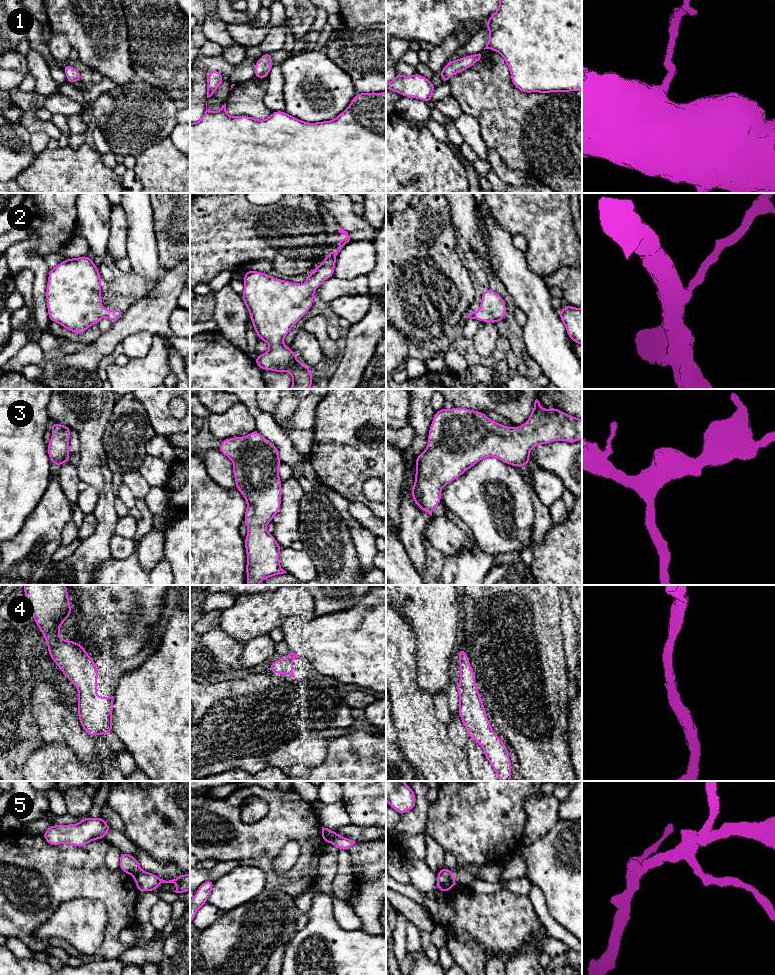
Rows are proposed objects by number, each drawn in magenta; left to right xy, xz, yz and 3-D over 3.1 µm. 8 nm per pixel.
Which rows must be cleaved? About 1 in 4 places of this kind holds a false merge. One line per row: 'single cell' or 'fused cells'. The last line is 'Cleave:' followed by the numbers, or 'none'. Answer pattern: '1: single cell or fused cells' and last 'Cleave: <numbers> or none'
1: single cell
2: single cell
3: single cell
4: single cell
5: fused cells
Cleave: 5

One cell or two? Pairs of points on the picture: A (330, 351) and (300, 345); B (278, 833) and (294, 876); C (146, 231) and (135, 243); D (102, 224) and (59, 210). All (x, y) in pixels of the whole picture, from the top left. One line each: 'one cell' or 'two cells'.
A: two cells
B: one cell
C: one cell
D: two cells

